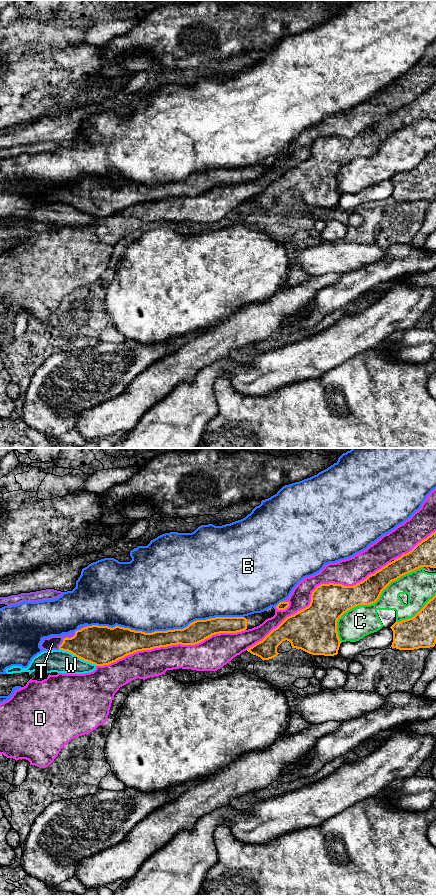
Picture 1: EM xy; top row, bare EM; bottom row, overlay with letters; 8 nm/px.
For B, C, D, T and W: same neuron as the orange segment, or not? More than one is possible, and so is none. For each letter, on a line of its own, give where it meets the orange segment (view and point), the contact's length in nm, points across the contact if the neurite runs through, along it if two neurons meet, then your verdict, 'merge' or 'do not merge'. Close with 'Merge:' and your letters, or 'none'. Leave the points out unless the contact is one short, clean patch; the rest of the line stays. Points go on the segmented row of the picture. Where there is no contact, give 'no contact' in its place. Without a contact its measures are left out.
B: contact xy (165, 631); length 1250 nm; do not merge
C: contact xy (371, 603); length 900 nm; do not merge
D: contact xy (314, 590); length 1350 nm; do not merge
T: contact xy (66, 637); length 190 nm; merge
W: contact xy (78, 657); length 340 nm; border xy (59, 648), (96, 665); do not merge
Merge: T

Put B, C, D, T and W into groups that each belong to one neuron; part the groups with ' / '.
B / C / D / T / W

